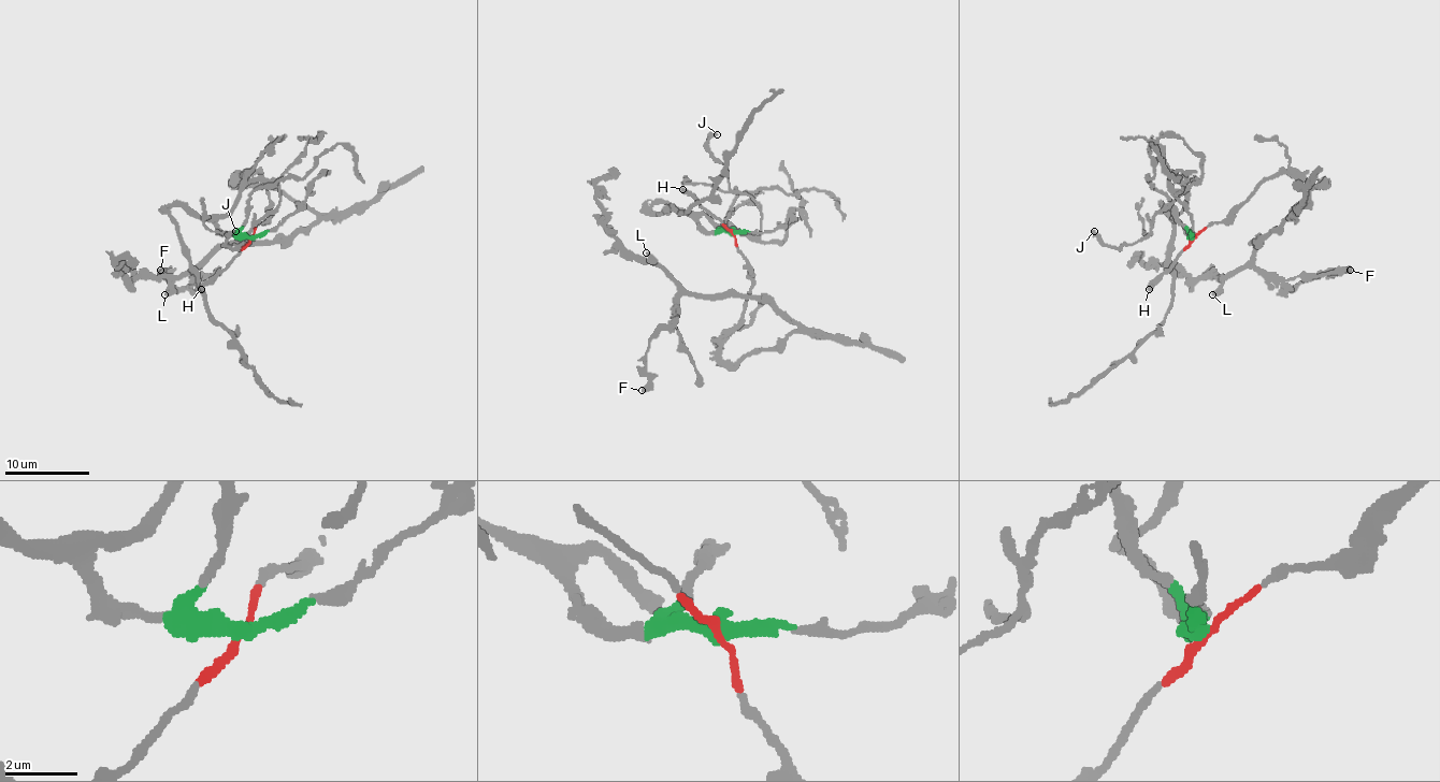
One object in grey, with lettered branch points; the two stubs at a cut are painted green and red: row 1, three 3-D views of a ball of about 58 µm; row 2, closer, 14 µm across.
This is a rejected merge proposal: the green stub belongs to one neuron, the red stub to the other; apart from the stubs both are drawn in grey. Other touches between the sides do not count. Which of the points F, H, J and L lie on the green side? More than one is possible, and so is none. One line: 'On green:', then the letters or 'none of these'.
On green: J

